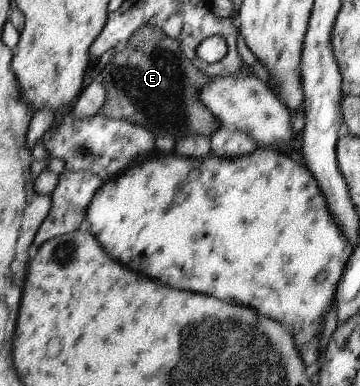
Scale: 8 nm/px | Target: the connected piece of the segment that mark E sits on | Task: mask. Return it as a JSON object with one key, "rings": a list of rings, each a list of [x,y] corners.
{"rings":[[[157,27],[138,28],[126,42],[126,48],[117,51],[112,60],[104,66],[104,70],[98,71],[97,80],[104,84],[104,90],[106,90],[106,102],[102,104],[98,114],[140,124],[148,129],[155,138],[166,136],[174,138],[175,141],[194,136],[194,134],[210,137],[221,126],[219,120],[202,104],[200,97],[200,92],[209,84],[212,77],[186,58],[181,49],[181,43],[170,38]]]}

